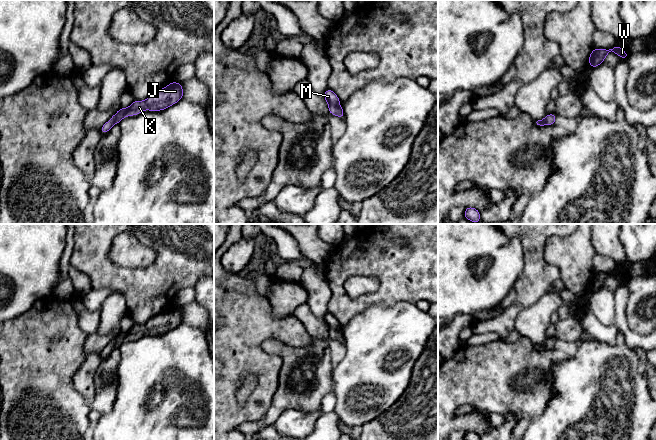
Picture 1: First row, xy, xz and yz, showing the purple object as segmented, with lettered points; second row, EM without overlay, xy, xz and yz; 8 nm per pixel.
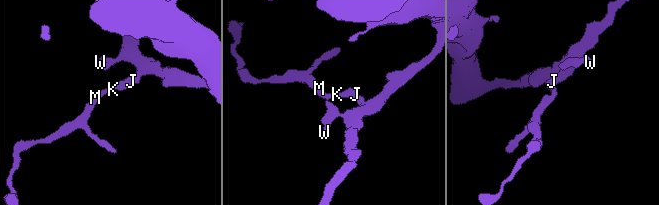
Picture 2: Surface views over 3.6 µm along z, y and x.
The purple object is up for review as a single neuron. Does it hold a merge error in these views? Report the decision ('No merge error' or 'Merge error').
No merge error

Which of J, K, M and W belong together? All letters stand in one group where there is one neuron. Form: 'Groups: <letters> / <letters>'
Groups: J K M W

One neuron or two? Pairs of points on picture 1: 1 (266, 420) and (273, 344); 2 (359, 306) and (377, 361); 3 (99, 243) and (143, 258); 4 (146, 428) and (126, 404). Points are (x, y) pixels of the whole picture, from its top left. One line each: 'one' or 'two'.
1: one
2: two
3: two
4: one

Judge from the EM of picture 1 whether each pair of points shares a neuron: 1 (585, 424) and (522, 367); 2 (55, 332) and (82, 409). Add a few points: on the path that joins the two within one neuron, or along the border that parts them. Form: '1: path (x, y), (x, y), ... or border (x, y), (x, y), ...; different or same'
1: border (552, 372), (553, 396), (540, 414); different
2: path (55, 351), (55, 382), (63, 390); same

